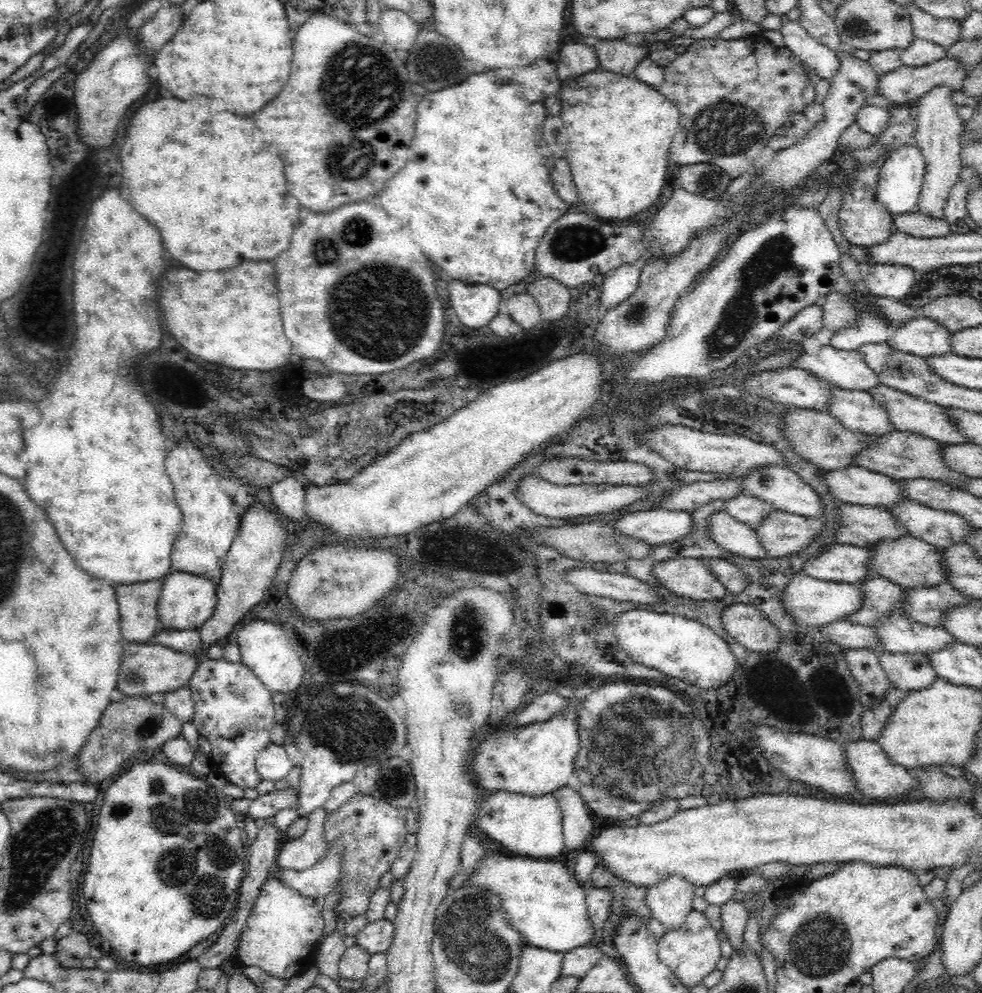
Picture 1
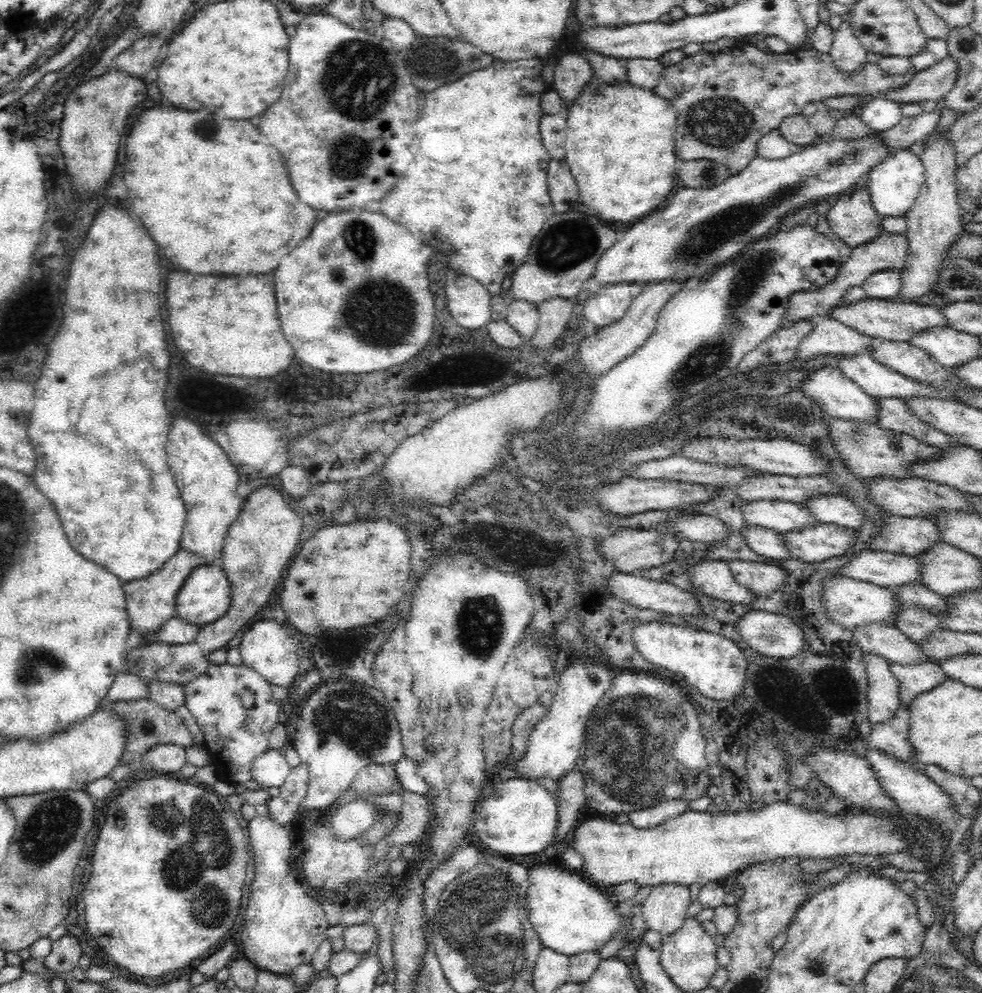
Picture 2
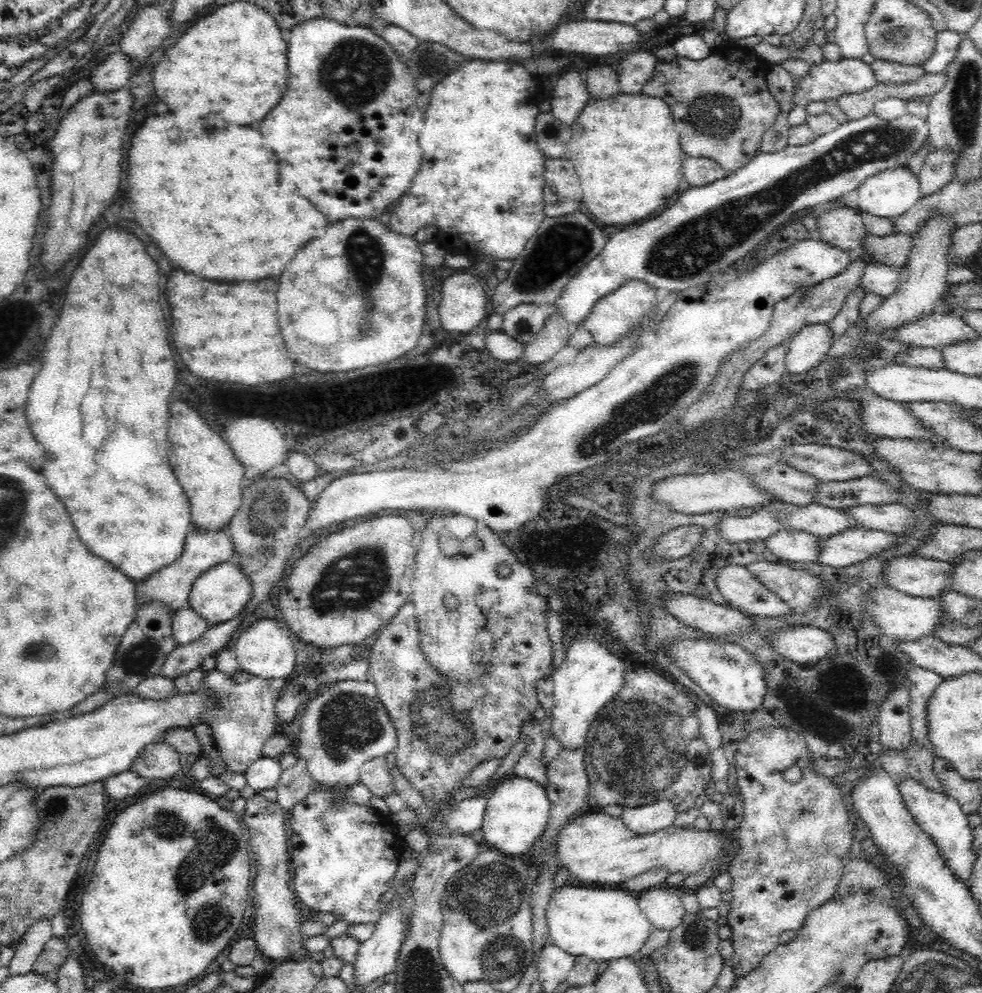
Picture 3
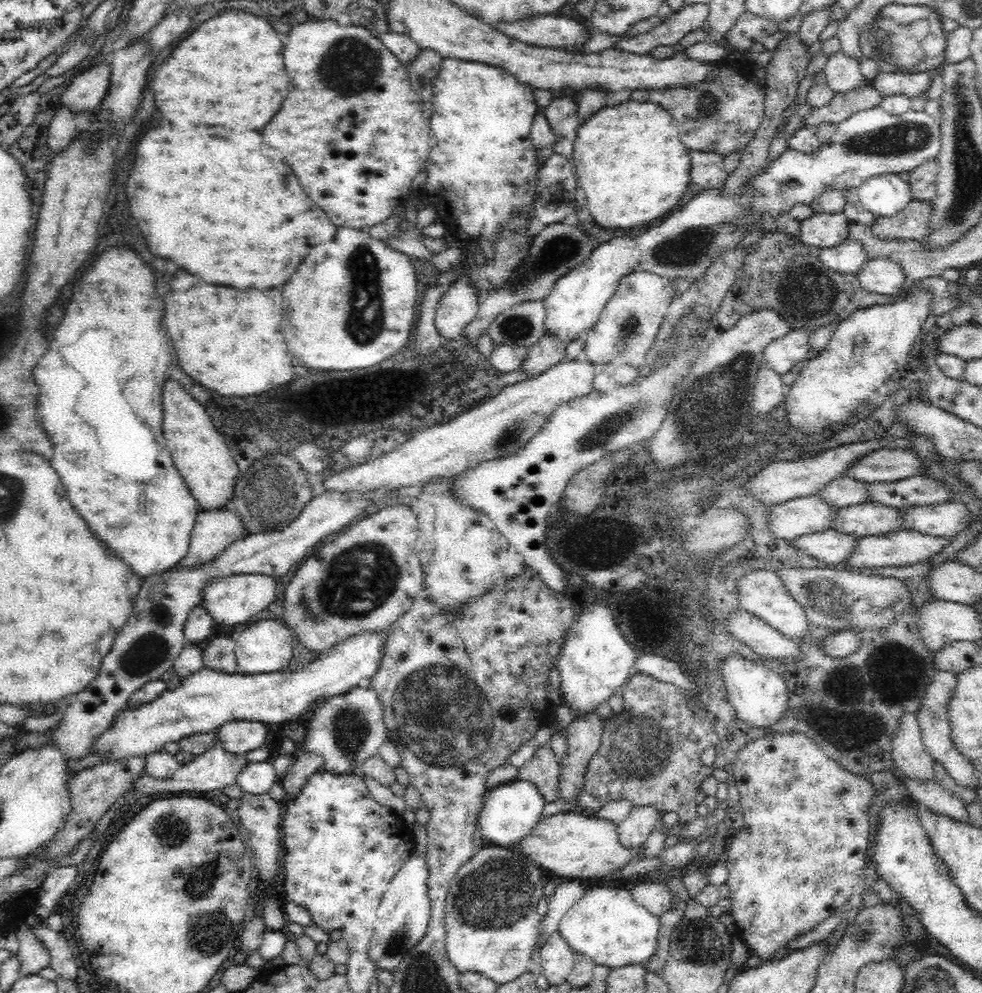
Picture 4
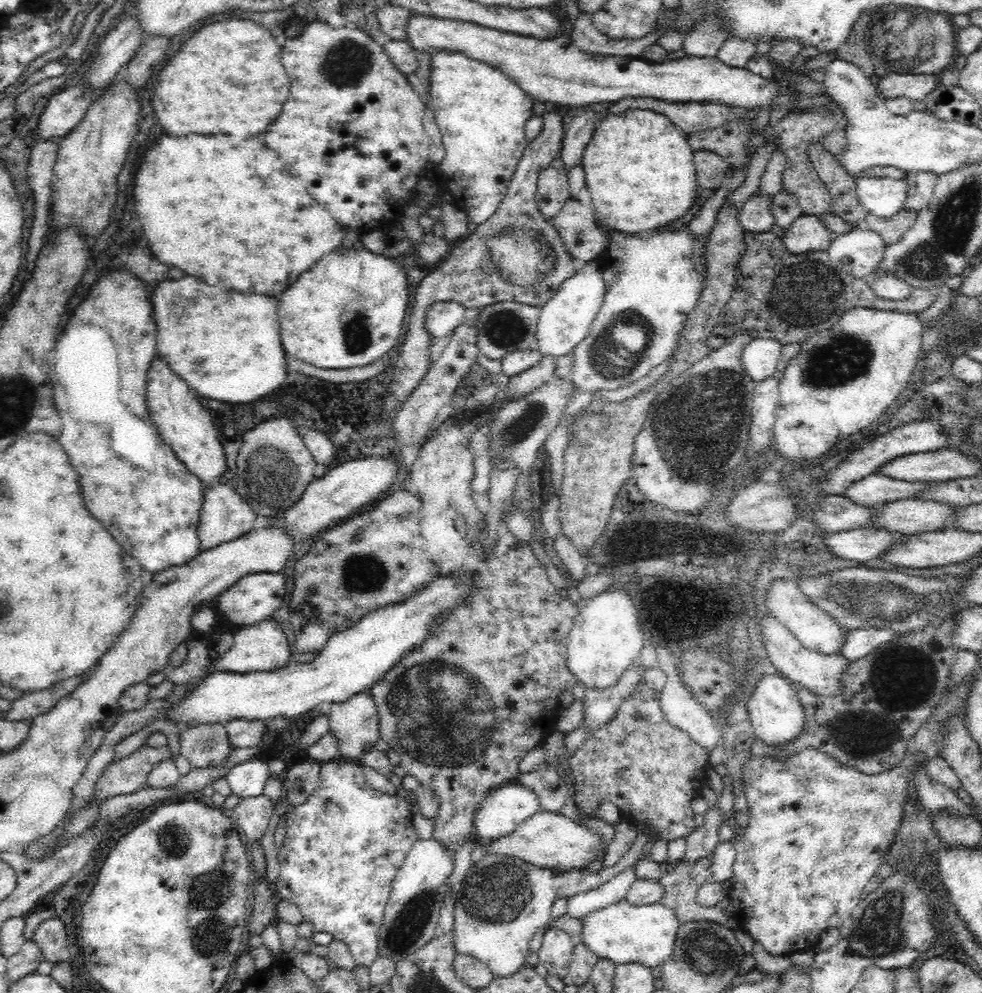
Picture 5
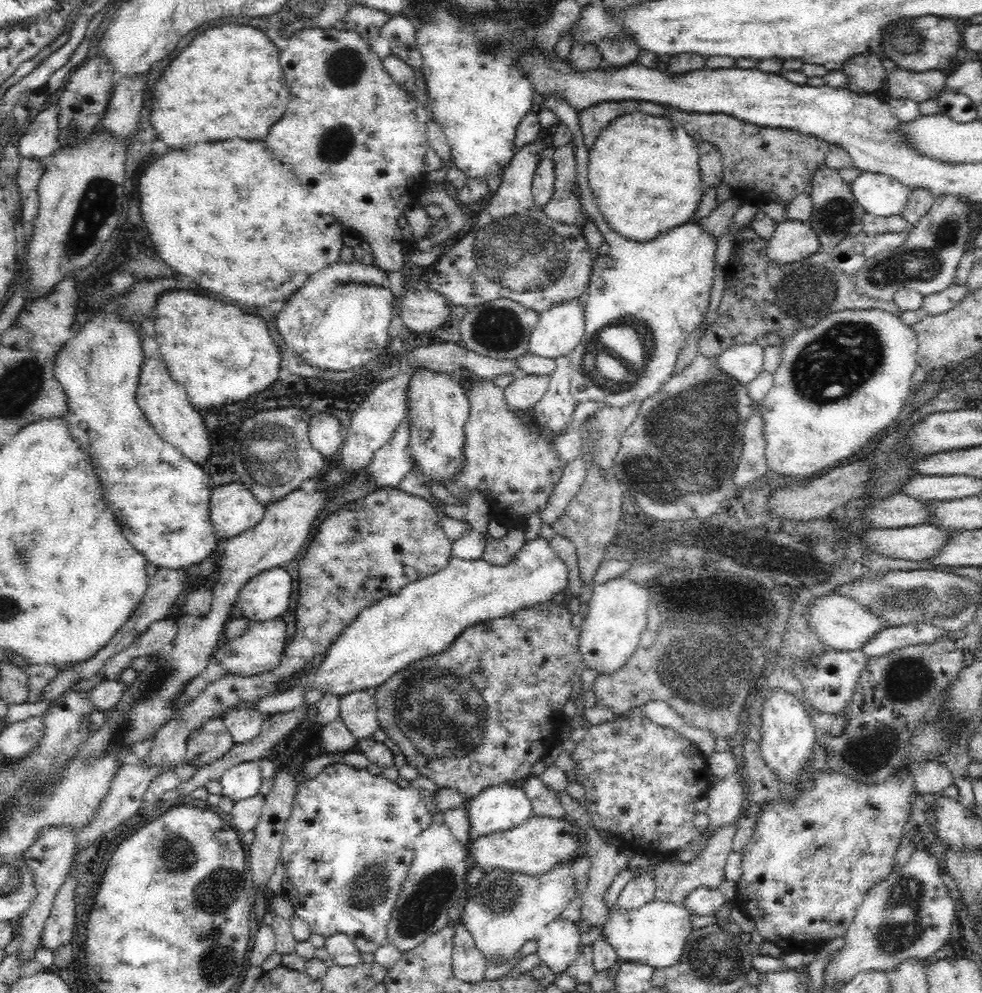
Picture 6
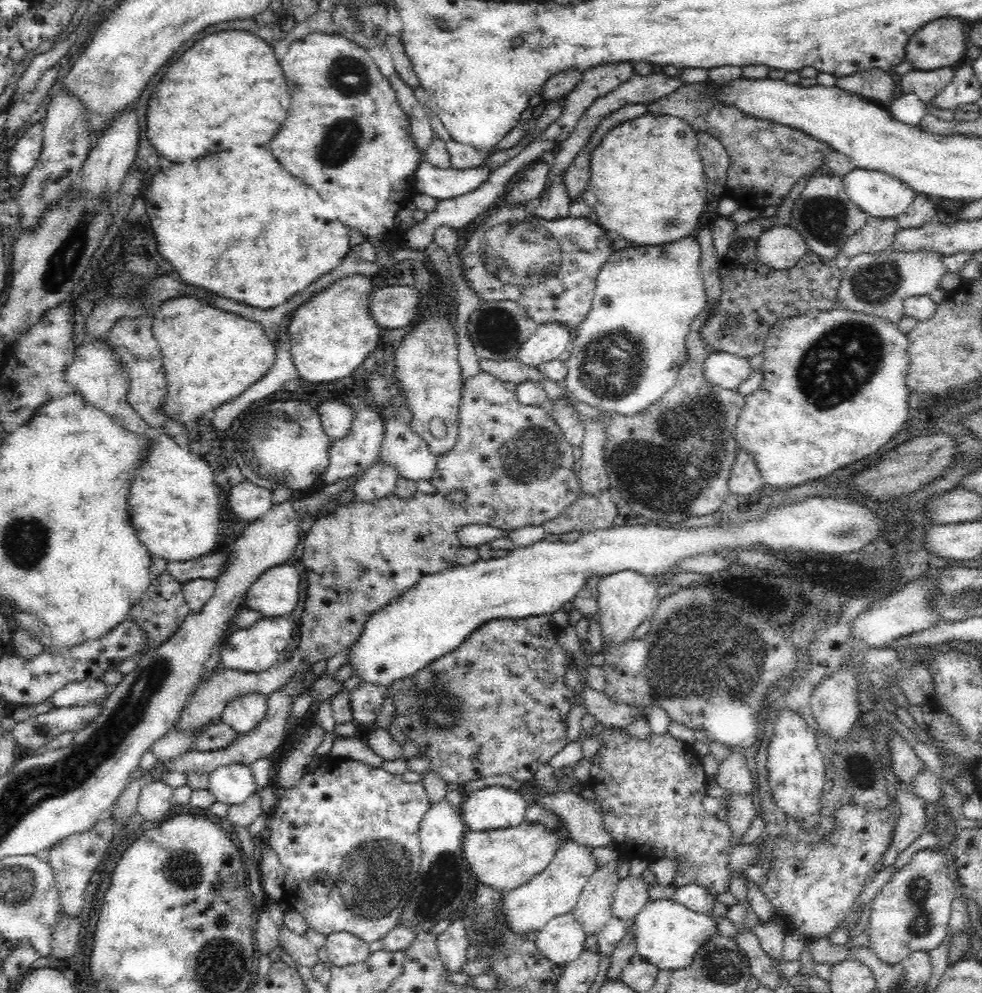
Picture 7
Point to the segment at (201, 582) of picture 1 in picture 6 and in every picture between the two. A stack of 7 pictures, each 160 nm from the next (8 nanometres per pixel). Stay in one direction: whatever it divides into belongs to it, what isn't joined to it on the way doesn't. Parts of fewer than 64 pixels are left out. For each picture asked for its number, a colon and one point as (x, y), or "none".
2: (205, 595)
3: (219, 593)
4: (234, 599)
5: (252, 599)
6: (267, 595)

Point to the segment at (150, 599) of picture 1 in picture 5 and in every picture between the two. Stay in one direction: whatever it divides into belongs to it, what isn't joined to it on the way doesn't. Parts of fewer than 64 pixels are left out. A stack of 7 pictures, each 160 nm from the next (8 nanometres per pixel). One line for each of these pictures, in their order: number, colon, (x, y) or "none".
2: (150, 602)
3: (202, 549)
4: (213, 532)
5: (224, 516)

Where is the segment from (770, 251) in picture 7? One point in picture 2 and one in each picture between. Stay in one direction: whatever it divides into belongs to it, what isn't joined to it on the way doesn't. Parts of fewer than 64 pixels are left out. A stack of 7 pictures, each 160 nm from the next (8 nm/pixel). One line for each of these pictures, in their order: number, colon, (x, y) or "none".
2: (853, 218)
3: (843, 227)
4: (822, 230)
5: (807, 233)
6: (793, 240)

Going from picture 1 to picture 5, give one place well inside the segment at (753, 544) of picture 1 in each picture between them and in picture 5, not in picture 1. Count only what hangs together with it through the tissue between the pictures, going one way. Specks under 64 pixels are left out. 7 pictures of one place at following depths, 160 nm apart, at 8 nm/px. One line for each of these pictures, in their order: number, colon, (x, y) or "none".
2: (768, 543)
3: (795, 546)
4: (827, 547)
5: (862, 544)

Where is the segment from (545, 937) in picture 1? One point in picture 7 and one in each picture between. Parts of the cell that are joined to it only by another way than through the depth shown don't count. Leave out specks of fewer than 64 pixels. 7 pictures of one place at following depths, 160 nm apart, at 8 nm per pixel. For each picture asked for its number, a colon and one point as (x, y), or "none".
2: (569, 917)
3: (604, 925)
4: (606, 924)
5: (622, 933)
6: (655, 934)
7: (667, 935)

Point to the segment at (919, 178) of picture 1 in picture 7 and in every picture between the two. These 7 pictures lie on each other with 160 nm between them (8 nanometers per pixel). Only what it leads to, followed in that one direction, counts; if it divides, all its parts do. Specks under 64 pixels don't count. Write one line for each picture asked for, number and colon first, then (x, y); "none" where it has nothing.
2: (893, 185)
3: (891, 192)
4: (884, 195)
5: (883, 196)
6: (878, 194)
7: (878, 194)

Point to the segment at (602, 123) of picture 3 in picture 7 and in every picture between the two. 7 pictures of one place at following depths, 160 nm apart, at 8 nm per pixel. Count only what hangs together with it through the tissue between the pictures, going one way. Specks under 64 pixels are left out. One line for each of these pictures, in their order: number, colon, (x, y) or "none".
4: (628, 159)
5: (638, 155)
6: (643, 172)
7: (660, 197)

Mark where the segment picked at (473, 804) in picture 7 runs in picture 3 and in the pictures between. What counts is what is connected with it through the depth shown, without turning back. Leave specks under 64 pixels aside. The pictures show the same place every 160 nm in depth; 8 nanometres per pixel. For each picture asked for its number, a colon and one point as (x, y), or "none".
3: (518, 809)
4: (510, 811)
5: (505, 808)
6: (496, 809)

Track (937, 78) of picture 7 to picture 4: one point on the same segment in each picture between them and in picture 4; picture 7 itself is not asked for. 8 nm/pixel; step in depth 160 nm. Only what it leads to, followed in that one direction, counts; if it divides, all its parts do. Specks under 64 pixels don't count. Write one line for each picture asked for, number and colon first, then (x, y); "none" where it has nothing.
4: (887, 83)
5: (914, 87)
6: (900, 83)

